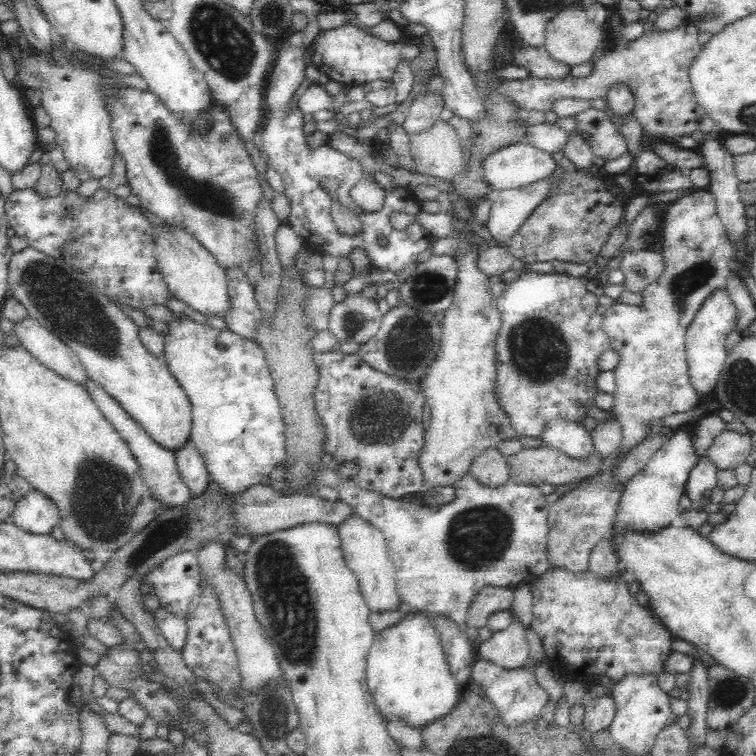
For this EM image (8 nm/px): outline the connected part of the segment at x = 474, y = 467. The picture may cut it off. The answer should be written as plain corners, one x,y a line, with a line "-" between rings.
497,447
484,449
476,455
469,466
469,471
474,479
486,486
500,486
509,478
506,456

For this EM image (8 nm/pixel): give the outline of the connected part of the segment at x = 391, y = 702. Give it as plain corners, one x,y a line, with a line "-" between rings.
426,612
406,614
398,624
375,633
366,657
367,689
384,722
400,720
422,728
446,717
461,697
451,675
439,634

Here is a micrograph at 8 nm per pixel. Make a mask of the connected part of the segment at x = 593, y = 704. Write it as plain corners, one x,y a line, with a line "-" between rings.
610,692
588,699
584,705
582,714
584,729
594,735
609,729
617,710
616,701

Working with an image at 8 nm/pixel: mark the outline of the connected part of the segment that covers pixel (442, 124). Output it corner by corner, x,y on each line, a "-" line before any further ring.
442,119
433,122
426,130
408,135
409,150
413,156
417,172
446,180
461,173
462,147
456,129

